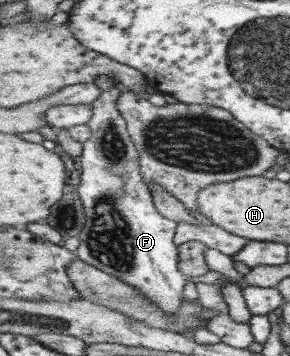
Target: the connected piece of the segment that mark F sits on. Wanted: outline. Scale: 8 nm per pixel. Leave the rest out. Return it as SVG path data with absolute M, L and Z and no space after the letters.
M119 85L113 86L111 90L102 92L102 95L93 103L93 118L88 122L92 128L93 134L87 142L84 143L83 153L79 160L82 164L81 190L79 196L84 208L87 210L87 222L85 230L79 236L80 244L76 250L79 259L96 266L111 276L119 278L129 287L135 288L141 292L141 295L161 306L165 312L165 320L169 324L177 322L177 312L181 310L185 302L185 284L187 282L204 283L213 286L222 286L222 275L219 272L210 270L207 274L198 277L186 276L179 269L179 245L175 243L177 234L177 222L165 218L153 202L151 190L148 182L145 181L144 174L141 173L140 150L137 149L136 142L133 141L129 133L127 119L121 115L117 100L122 94Z

